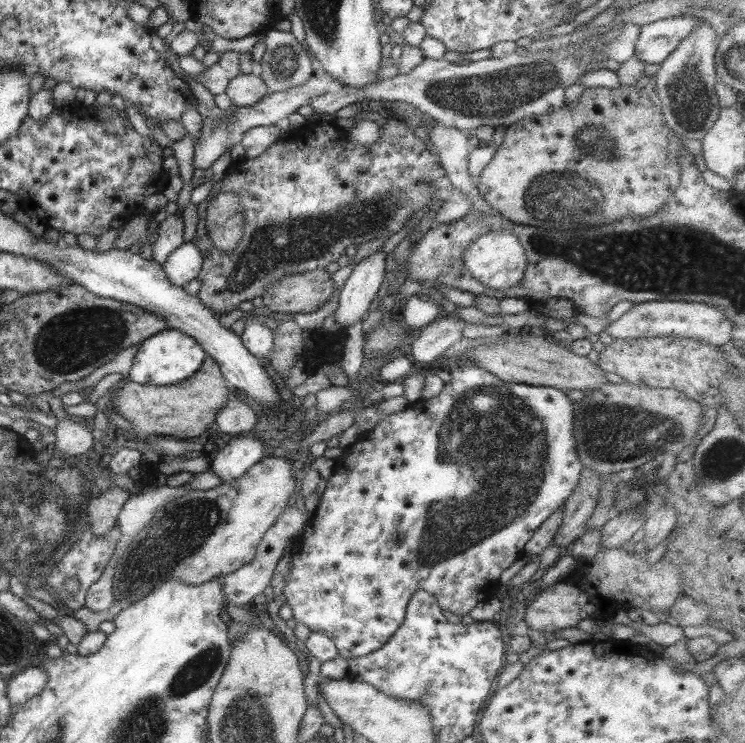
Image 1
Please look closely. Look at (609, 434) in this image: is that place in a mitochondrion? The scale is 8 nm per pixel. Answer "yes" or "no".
yes

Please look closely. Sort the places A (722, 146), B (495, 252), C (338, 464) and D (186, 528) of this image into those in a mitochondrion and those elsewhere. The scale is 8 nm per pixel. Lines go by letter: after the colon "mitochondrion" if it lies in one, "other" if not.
A: other
B: other
C: other
D: mitochondrion

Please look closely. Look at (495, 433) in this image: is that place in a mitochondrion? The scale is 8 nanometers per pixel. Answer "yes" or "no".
yes

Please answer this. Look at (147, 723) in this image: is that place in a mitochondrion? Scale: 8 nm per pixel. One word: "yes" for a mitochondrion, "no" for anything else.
yes

